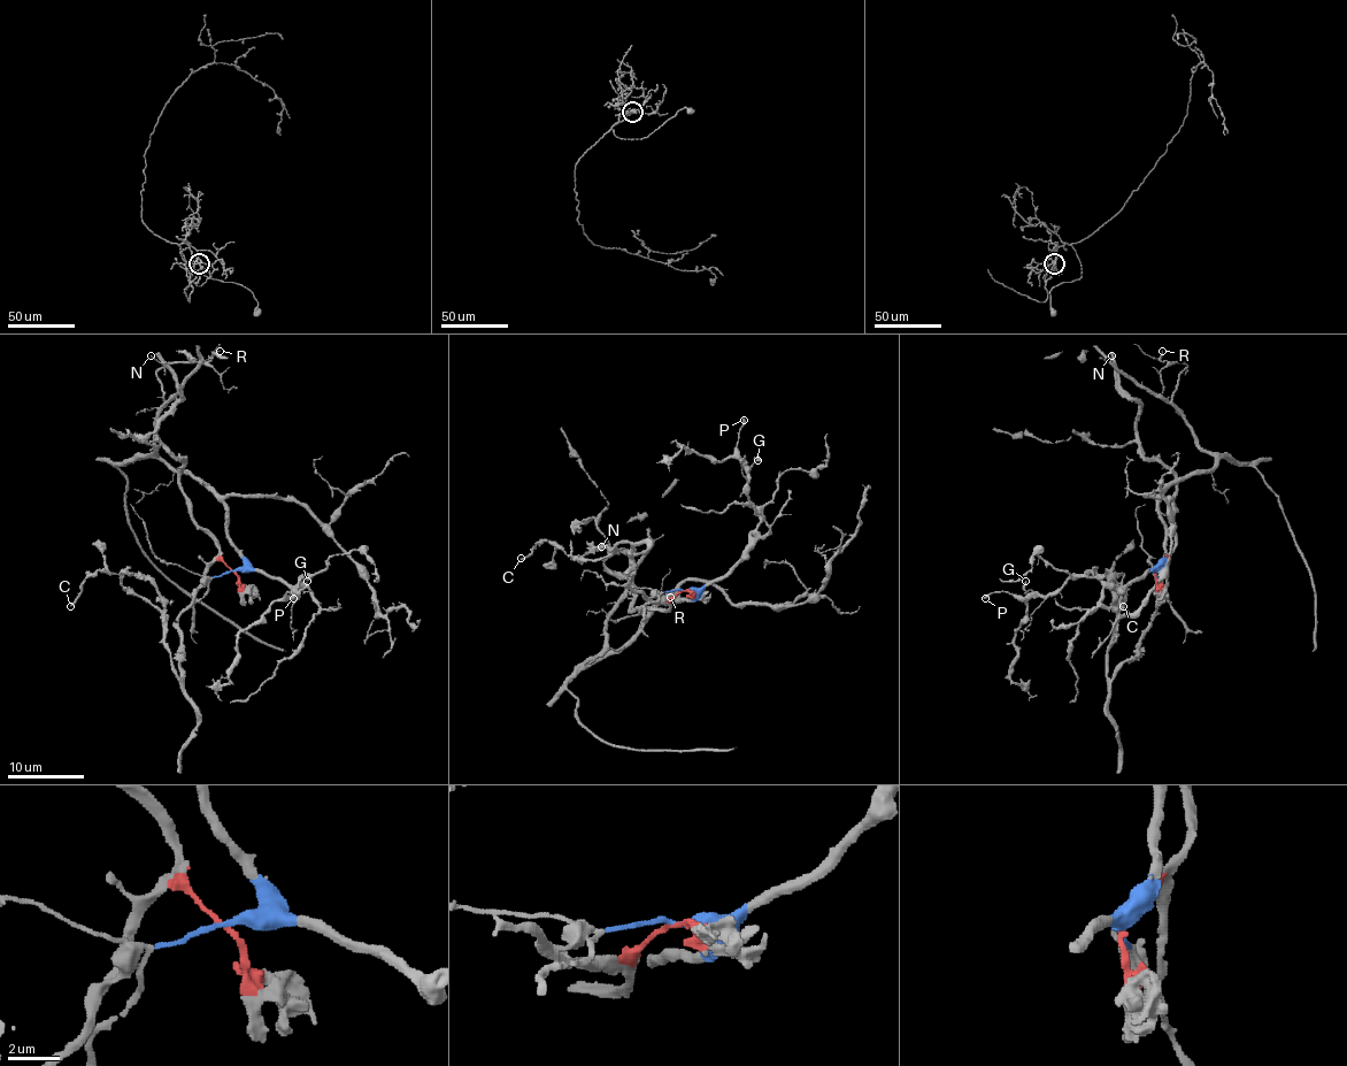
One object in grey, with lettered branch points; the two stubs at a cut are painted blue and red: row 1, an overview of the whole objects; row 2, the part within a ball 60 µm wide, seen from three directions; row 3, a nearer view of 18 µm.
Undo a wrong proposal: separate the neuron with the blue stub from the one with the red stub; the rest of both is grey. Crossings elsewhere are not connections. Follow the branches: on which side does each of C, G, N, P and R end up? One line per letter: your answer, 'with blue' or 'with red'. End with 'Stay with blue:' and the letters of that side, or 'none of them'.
C: with red
G: with blue
N: with red
P: with blue
R: with blue
Stay with blue: G, P, R

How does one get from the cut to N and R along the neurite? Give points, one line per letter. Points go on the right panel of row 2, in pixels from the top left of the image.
N: (1156, 572), (1174, 546), (1176, 477), (1141, 453), (1141, 443), (1136, 436), (1138, 403), (1120, 385), (1110, 355)
R: (1156, 569), (1164, 557), (1159, 499), (1174, 483), (1214, 465), (1172, 401), (1185, 365), (1162, 361), (1162, 351)

